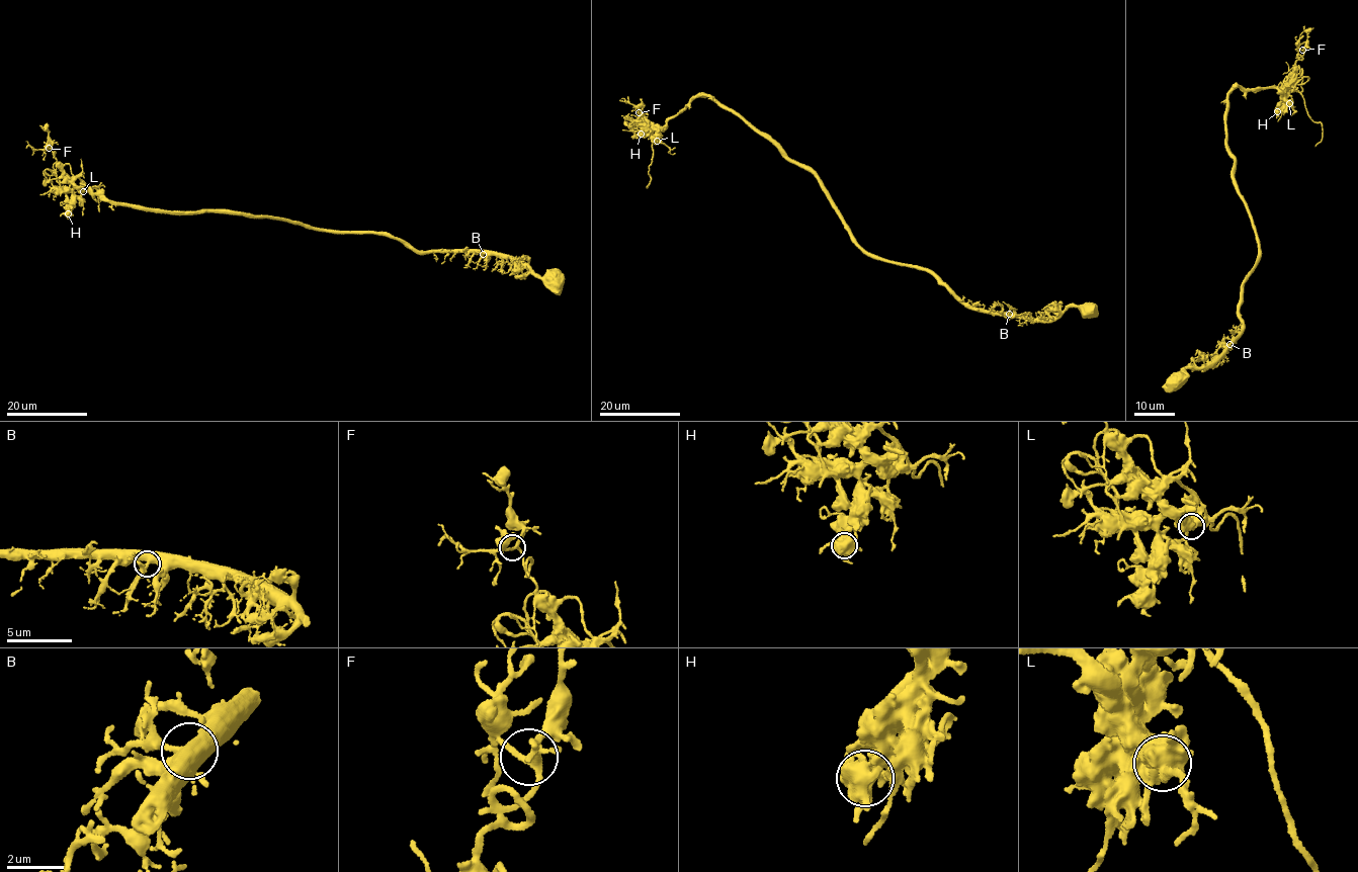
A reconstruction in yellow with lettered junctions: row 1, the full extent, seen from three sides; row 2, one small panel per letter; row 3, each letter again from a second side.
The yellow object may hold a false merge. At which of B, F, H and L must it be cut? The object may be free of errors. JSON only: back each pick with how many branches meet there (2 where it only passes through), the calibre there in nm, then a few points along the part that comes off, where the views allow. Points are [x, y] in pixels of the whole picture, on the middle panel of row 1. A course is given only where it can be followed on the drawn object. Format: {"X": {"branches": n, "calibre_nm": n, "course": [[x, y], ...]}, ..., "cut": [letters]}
{"H": {"branches": 5, "calibre_nm": 600, "course": [[640, 134], [645, 135], [644, 119], [646, 128], [638, 136], [652, 133], [653, 152], [648, 186]]}, "cut": ["H"]}

